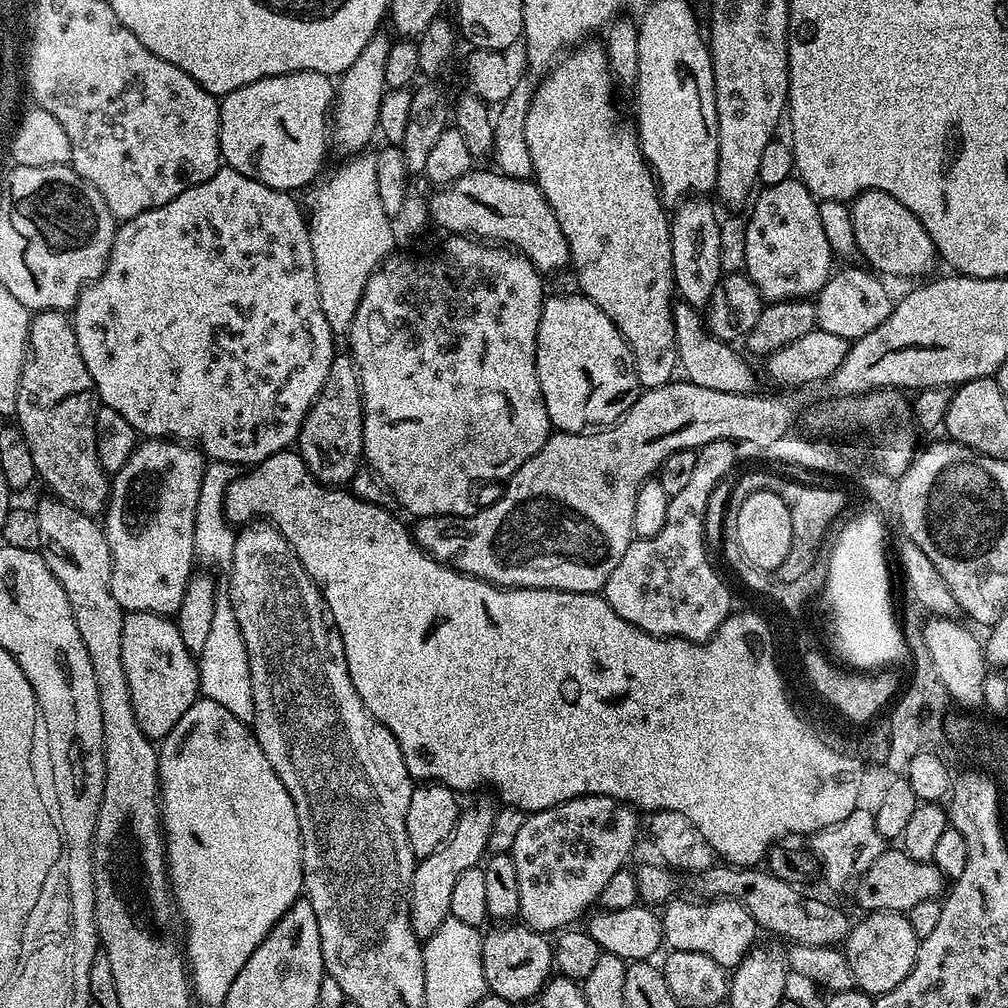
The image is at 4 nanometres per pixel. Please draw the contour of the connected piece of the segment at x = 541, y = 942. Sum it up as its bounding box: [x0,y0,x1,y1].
[482,922,554,1002]

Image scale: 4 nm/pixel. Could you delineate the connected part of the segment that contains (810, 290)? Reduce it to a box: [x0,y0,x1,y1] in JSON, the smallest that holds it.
[743,178,834,301]

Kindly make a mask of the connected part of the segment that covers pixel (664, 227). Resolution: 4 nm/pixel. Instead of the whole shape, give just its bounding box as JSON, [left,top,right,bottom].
[524,42,678,390]

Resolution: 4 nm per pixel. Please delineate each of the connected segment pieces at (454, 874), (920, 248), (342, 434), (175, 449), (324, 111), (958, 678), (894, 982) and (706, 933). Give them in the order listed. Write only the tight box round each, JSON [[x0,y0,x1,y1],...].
[[408,800,496,938],[850,188,937,278],[298,354,364,486],[102,438,205,617],[220,72,333,192],[923,616,990,709],[842,912,920,998],[662,898,758,970]]

